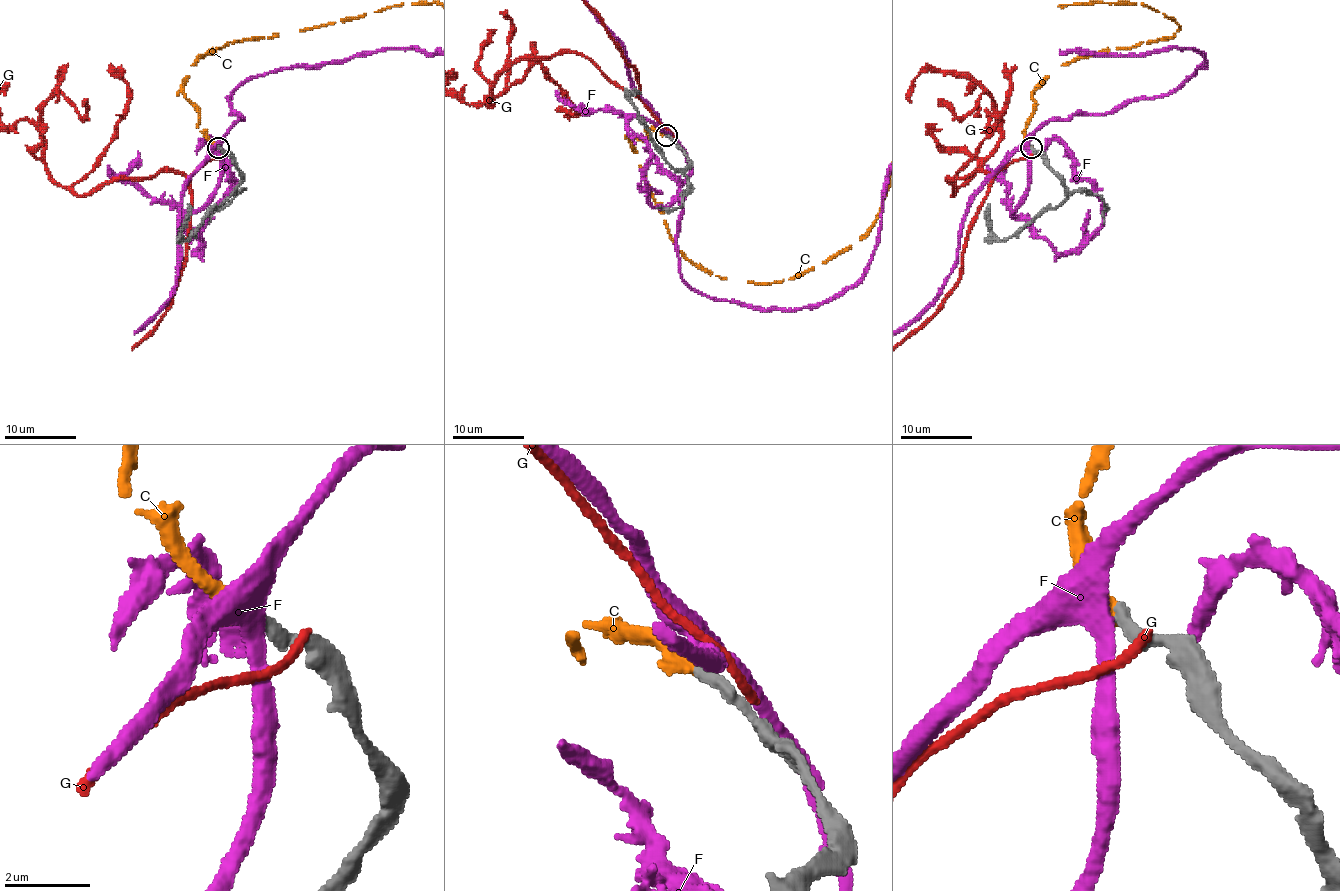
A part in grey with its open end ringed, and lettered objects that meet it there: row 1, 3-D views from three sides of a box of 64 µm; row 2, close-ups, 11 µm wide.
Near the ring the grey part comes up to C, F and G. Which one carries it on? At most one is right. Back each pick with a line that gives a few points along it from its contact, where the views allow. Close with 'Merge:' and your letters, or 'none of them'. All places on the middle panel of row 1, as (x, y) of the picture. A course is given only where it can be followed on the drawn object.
Merge: C

